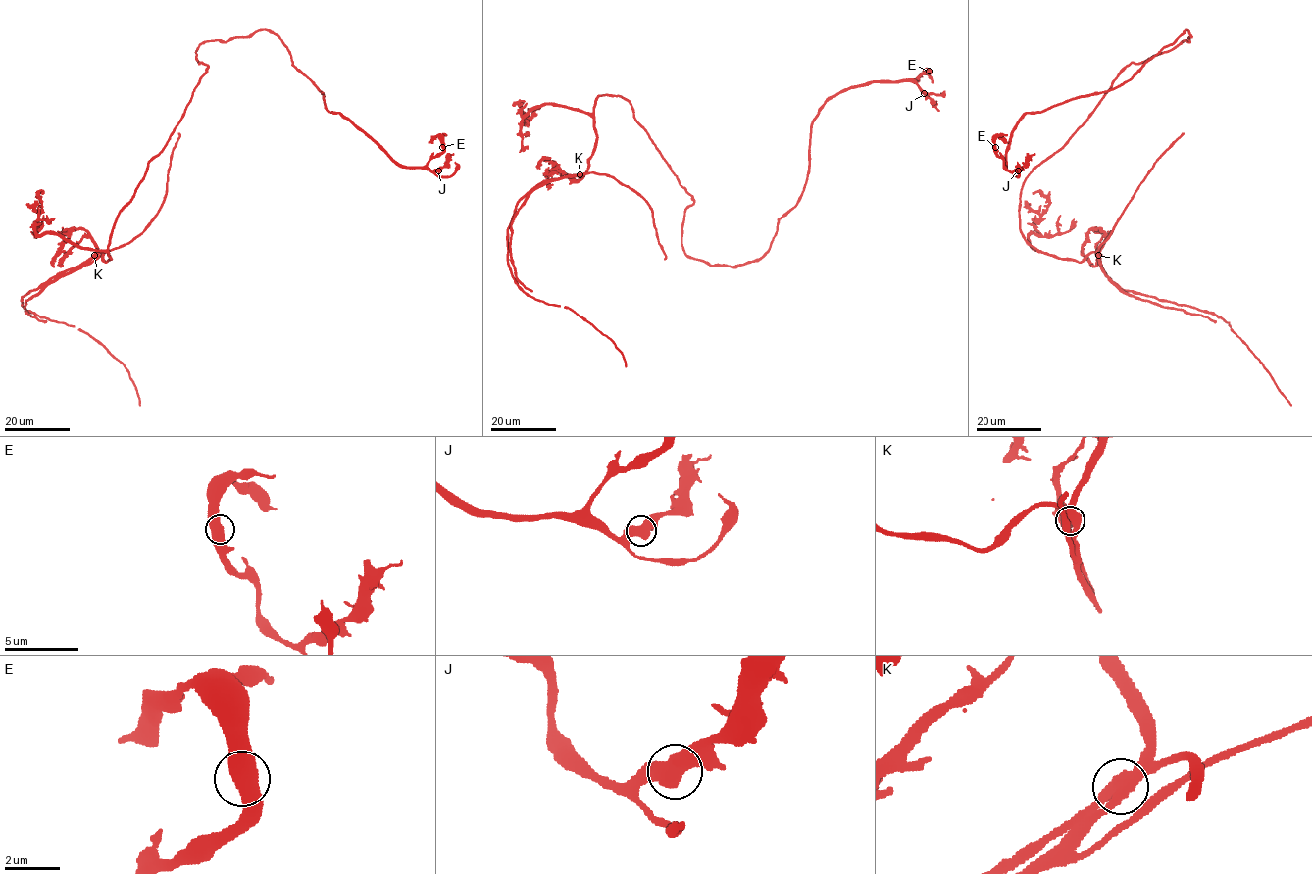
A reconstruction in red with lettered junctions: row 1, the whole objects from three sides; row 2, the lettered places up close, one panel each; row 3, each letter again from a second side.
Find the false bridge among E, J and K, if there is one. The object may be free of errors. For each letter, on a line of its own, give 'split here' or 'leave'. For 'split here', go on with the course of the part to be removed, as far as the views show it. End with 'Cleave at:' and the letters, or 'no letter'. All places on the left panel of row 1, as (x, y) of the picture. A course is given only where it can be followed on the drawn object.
E: leave
J: leave
K: split here | (94, 256), (92, 259), (96, 260), (106, 252), (127, 244), (155, 216), (166, 194), (168, 170), (178, 133)
Cleave at: K

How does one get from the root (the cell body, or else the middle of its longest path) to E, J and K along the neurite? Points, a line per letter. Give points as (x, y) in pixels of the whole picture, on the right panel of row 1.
E: (1081, 126), (1129, 65), (1189, 42), (1189, 32), (1114, 88), (1028, 112), (1012, 132), (1005, 167), (995, 147)
J: (1081, 126), (1129, 65), (1189, 42), (1189, 32), (1114, 88), (1028, 112), (1006, 152), (1005, 167), (1018, 170)
K: (1081, 126), (1026, 178), (1020, 193), (1019, 227), (1032, 246), (1059, 258), (1081, 261), (1091, 252), (1099, 256)

